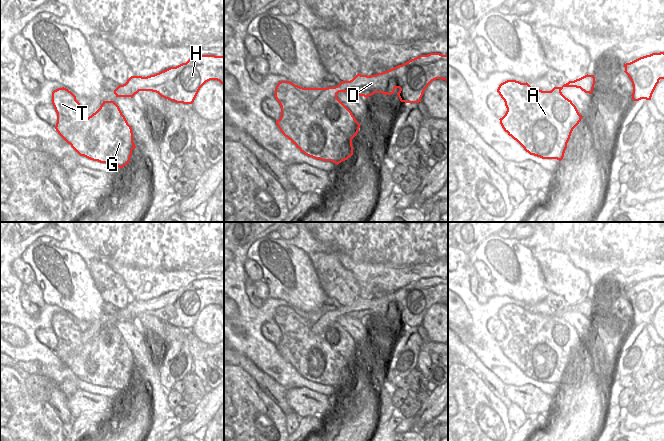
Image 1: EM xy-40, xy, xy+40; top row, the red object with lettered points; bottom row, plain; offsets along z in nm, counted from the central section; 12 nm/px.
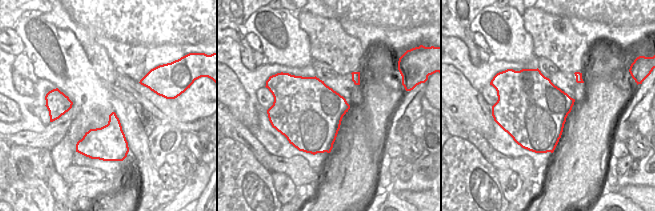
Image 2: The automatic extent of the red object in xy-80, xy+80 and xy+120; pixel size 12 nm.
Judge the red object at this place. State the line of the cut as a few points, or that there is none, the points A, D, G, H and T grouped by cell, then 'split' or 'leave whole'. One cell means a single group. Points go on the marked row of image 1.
cut in xy along (338, 85), (341, 91); A G T / D H; split

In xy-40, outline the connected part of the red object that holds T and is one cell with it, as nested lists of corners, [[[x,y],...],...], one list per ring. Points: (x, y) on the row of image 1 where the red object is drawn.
[[[64,87],[52,92],[52,104],[57,113],[56,131],[80,156],[100,163],[116,164],[119,168],[129,163],[132,150],[136,148],[133,132],[114,101],[103,101],[100,108],[86,119],[81,116],[83,109],[76,96]]]

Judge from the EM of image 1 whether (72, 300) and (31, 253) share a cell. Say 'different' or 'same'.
same

